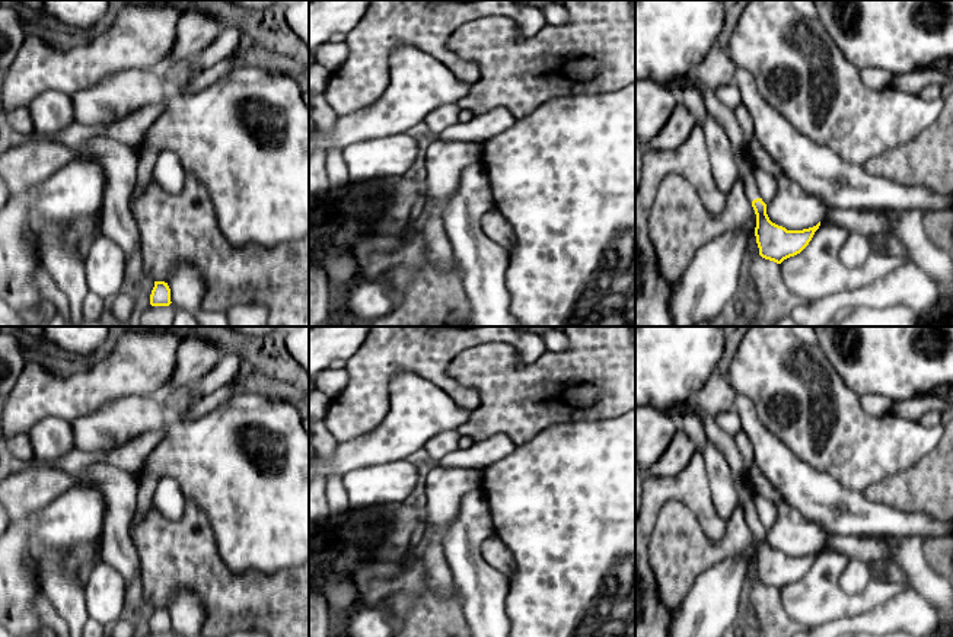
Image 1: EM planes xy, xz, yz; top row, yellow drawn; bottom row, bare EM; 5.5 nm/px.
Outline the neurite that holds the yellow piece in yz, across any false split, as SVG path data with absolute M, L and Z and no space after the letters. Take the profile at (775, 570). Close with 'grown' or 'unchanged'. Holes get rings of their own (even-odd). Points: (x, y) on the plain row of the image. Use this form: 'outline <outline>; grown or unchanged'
outline M701 413L701 421L707 439L720 450L730 468L739 496L739 504L743 507L745 519L756 541L755 563L759 582L765 586L781 590L784 586L800 580L812 567L815 558L820 552L820 548L809 555L787 557L785 554L769 547L766 541L766 531L762 528L756 515L743 458L736 446L734 439L729 433L724 433L715 423L715 418L707 413Z; grown

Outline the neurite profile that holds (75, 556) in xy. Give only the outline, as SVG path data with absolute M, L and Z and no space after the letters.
M38 538L29 541L29 548L36 561L41 561L50 552L58 552L61 560L71 576L79 576L80 568L93 561L101 551L102 541L87 539L74 541L68 545L51 547L41 542Z

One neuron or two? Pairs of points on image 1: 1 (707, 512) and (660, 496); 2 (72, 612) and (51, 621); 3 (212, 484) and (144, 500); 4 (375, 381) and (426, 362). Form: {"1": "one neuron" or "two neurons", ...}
{"1": "one neuron", "2": "two neurons", "3": "two neurons", "4": "one neuron"}

